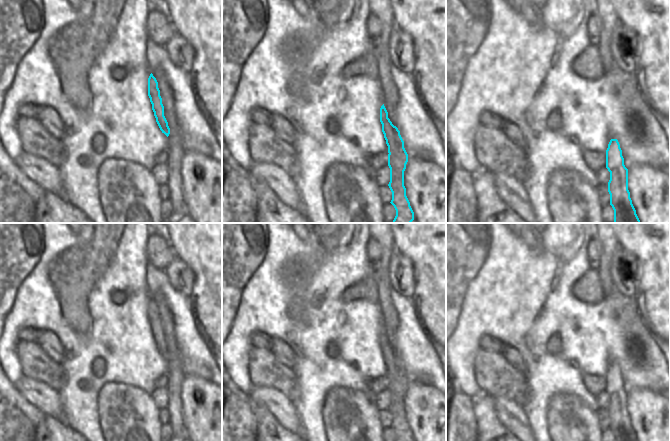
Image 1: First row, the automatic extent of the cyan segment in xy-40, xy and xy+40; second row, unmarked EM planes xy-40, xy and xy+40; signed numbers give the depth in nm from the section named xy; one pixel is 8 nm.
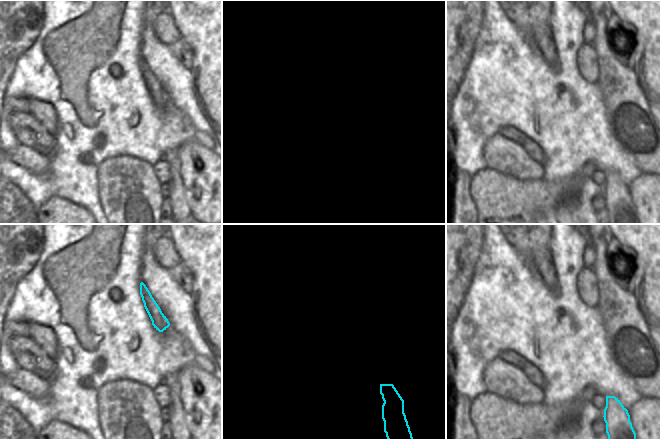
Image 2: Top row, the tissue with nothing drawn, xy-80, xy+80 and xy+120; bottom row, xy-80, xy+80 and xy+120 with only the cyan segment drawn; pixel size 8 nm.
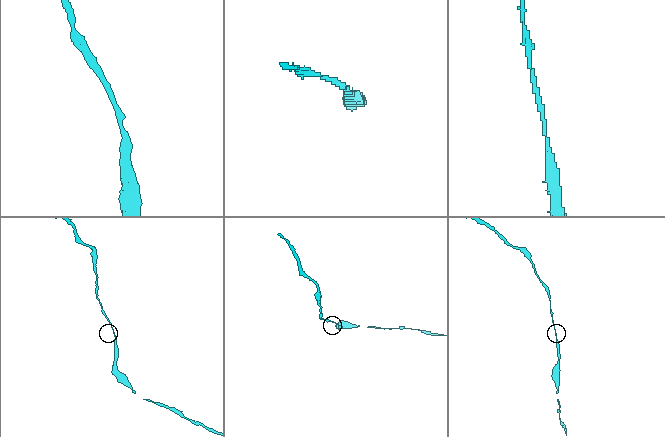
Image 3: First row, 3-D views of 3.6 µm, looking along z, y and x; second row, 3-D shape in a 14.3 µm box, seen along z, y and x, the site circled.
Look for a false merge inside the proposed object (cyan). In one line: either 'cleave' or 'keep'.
keep

